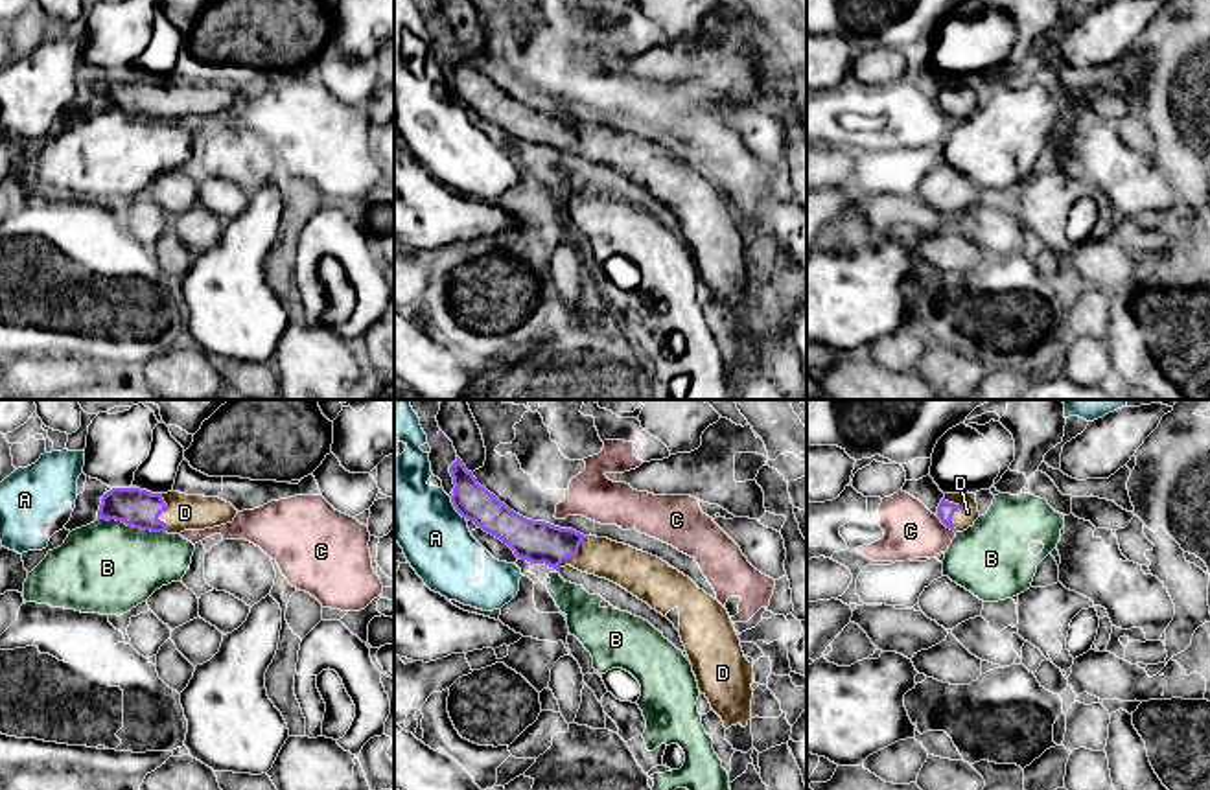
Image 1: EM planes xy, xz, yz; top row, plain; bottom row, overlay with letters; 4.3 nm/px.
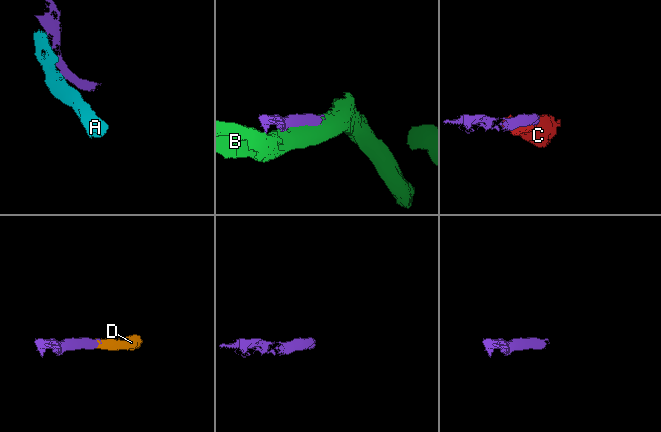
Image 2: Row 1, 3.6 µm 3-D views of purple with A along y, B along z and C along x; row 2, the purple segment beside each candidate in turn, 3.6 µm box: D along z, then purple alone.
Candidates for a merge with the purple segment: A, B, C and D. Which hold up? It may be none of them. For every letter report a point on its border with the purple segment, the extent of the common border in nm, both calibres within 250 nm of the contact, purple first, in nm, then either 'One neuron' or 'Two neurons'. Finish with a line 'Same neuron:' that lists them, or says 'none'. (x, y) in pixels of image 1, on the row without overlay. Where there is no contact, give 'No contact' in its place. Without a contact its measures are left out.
A: Touches purple at xz (455, 96). Shared border 120 nm. Thickness 160 nm (purple) against 320 nm. Two neurons
B: Touches purple at xy (131, 113). Shared border 300 nm. Thickness 170 nm (purple) against 400 nm. Two neurons
C: Touches purple at yz (945, 113). Shared border 120 nm. Thickness 80 nm (purple) against 240 nm. Two neurons
D: Touches purple at yz (954, 98). Shared border 160 nm. Thickness 80 nm (purple) against 90 nm. One neuron
Same neuron: D

